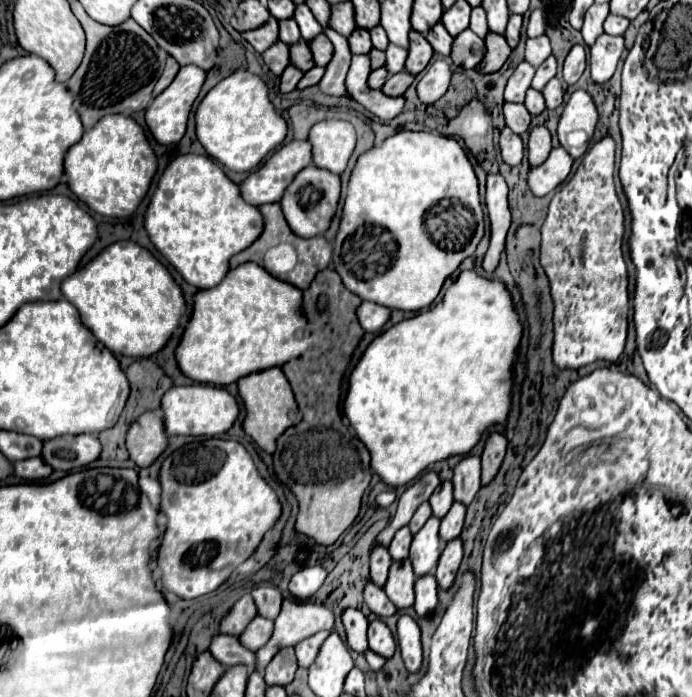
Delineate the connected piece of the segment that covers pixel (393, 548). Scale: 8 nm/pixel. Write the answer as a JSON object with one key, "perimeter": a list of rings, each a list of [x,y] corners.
{"perimeter":[[[407,526],[401,528],[395,534],[395,538],[393,538],[391,546],[389,546],[389,554],[393,556],[395,562],[397,560],[405,560],[409,556],[409,544],[411,544],[411,540],[413,540],[413,534],[411,534],[411,530]]]}

